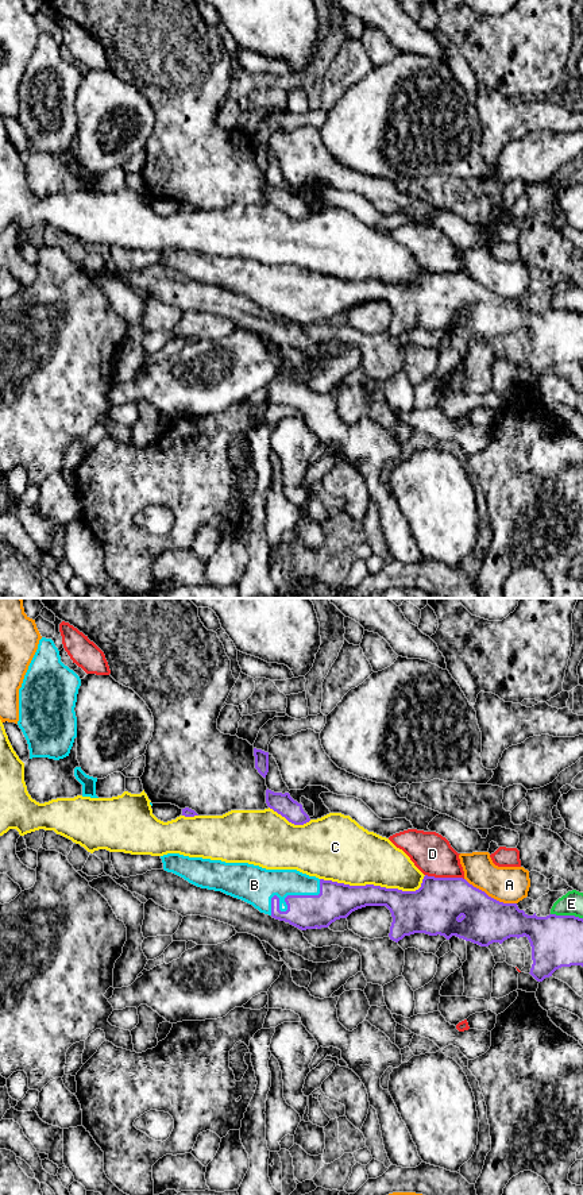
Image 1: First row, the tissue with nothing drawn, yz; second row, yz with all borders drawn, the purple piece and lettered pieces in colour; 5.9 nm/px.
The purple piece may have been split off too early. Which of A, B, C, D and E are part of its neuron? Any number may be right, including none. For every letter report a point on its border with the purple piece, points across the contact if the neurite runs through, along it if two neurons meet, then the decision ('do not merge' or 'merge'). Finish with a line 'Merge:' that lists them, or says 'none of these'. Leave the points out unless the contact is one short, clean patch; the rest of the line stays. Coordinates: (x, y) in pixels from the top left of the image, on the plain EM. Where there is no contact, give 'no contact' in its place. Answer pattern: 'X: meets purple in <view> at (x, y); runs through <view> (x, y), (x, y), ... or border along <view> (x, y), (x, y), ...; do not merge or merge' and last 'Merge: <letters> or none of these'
A: meets purple in yz at (490, 292); do not merge
B: meets purple in yz at (285, 296); runs through yz (304, 307), (293, 296), (285, 296), (277, 288), (254, 280); merge
C: meets purple in yz at (375, 281); do not merge
D: meets purple in yz at (444, 273); do not merge
E: meets purple in yz at (567, 311); do not merge
Merge: B

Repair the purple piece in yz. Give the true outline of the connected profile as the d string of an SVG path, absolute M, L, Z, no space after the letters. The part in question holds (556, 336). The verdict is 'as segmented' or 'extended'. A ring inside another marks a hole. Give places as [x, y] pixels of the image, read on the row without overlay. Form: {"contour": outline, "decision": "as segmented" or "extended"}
{"contour": "M179 248L161 251L163 265L189 278L208 285L221 286L242 294L260 308L306 325L328 323L340 313L366 301L386 301L393 312L389 332L398 338L405 331L425 328L429 331L452 331L480 342L502 339L510 332L526 332L532 342L530 370L543 377L561 362L583 362L583 313L575 311L547 312L528 311L517 298L503 298L474 282L463 273L435 273L425 270L416 286L402 286L374 280L350 281L309 271L297 265L266 265L248 258L225 258Z", "decision": "extended"}

